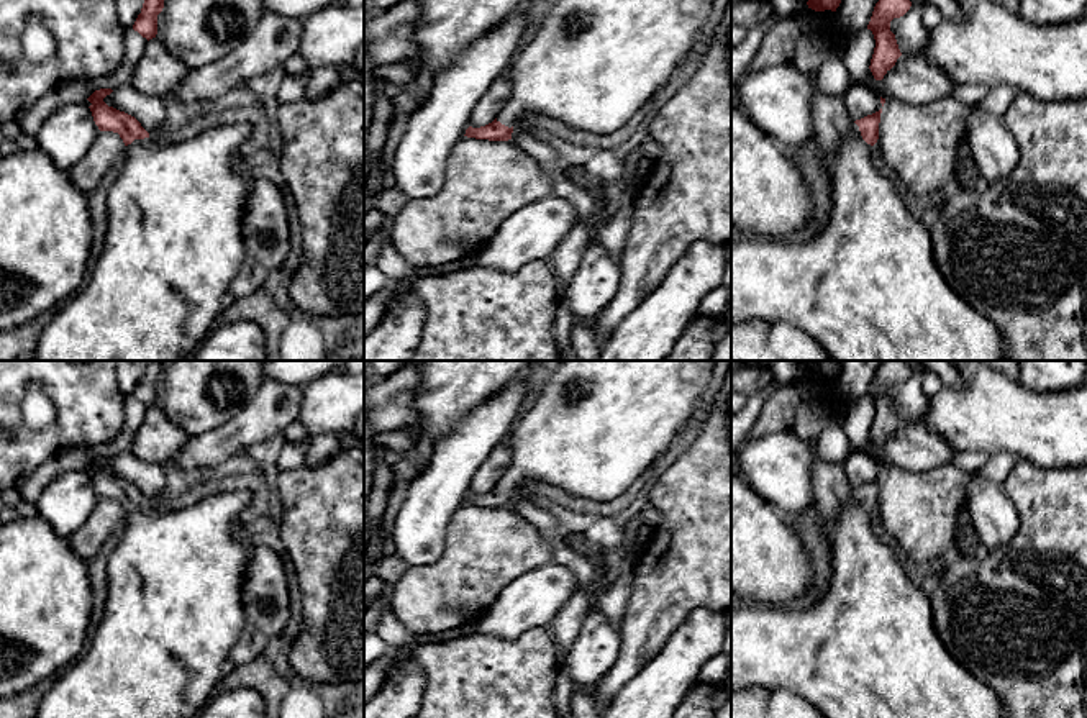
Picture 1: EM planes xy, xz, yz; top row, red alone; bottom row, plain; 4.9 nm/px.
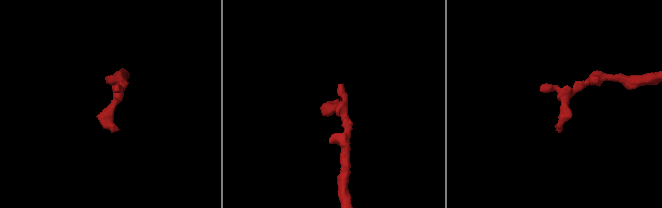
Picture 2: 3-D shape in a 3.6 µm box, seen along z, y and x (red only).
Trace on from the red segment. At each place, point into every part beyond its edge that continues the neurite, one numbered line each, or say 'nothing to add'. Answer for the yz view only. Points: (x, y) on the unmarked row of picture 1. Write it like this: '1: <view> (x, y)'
1: yz (868, 648)

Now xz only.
1: xz (595, 427)

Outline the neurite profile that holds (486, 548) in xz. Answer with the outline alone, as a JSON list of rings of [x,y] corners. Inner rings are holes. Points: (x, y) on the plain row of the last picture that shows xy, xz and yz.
[[[464,503],[448,525],[443,556],[431,566],[412,566],[393,585],[393,615],[410,633],[420,636],[464,628],[495,602],[505,585],[523,572],[551,562],[551,543],[512,507]]]

